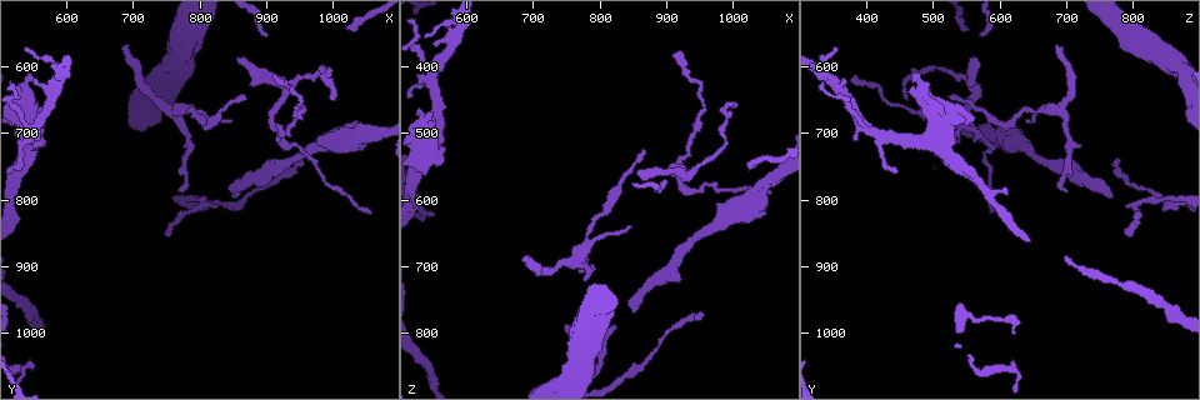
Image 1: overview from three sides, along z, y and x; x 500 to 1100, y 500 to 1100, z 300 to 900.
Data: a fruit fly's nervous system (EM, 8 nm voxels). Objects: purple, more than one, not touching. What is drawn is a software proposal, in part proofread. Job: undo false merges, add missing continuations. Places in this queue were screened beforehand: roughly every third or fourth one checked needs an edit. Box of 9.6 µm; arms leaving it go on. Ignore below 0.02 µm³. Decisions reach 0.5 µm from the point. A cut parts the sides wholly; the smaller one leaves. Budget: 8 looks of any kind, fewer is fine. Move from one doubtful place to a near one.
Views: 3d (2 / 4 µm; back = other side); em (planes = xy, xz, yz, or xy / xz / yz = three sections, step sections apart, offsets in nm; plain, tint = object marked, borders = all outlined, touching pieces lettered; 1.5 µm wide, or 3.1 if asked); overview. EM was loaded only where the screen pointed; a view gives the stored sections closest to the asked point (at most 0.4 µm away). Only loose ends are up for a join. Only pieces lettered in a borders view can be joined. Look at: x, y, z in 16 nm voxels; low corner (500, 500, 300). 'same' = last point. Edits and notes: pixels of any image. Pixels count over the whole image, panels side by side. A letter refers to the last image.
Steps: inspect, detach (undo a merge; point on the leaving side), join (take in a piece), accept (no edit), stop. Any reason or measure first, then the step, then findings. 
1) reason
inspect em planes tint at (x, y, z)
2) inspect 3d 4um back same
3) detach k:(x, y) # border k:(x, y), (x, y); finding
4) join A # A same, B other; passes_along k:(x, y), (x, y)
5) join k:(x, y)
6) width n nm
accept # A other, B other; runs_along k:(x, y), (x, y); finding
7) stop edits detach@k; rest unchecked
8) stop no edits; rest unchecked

an open end
inspect 3d 4um at (690, 565, 685)

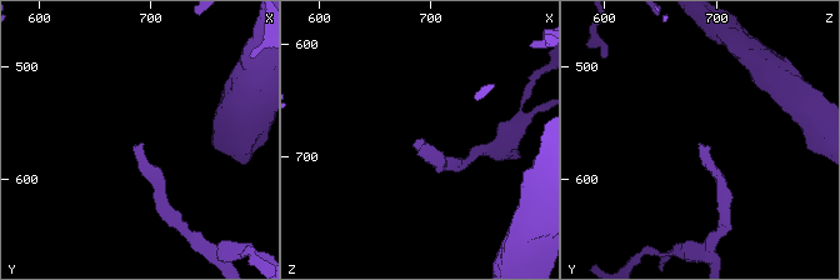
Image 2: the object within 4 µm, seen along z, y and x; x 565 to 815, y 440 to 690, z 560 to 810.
inspect em planes tint at (690, 568, 686)

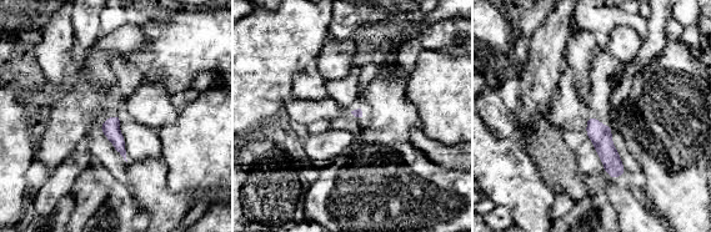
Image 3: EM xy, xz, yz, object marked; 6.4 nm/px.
inspect em planes borders same

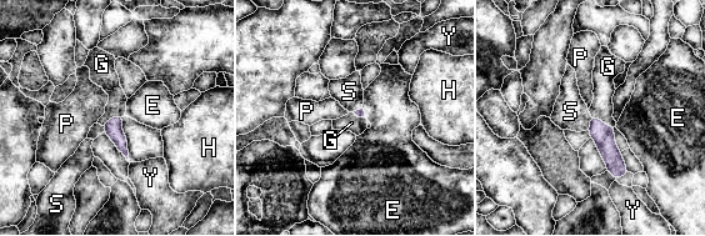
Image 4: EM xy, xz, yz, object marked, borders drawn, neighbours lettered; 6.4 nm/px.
join G # E other, G same, H other, P other, S other, Y other; passes_along 4:(604, 137), (604, 122), (604, 88); the cell continues

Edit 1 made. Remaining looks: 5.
tapers out
inspect em planes borders at (910, 610, 390)

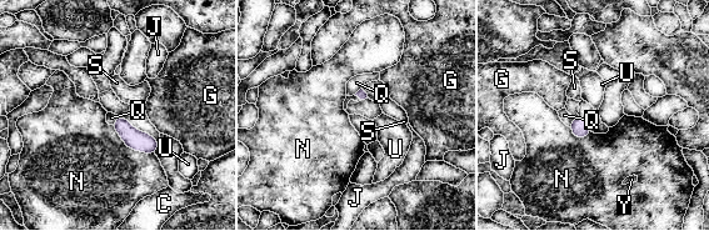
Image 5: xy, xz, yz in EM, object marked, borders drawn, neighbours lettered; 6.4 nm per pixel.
accept # C other, G other, J other, N other, Q other, S other, U other, Y other; border 5:(574, 117), (569, 126); no lettered piece goes on from it

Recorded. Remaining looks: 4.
redraw
inspect overview

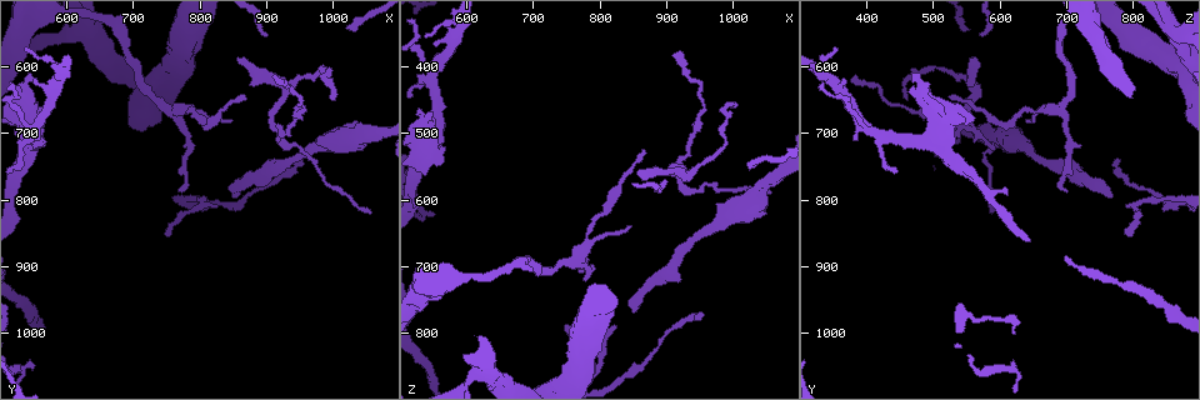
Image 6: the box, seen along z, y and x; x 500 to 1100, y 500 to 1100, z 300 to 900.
tapers out
inspect em planes borders at (1000, 645, 460)

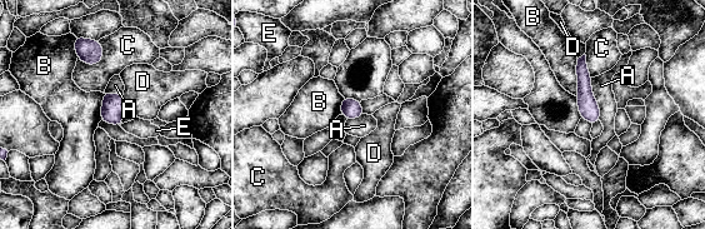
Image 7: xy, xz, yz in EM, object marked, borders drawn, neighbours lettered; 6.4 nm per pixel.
accept # A other, B other, C other, D other, E other; no lettered piece goes on from it

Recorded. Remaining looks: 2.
stop edits join@4; rest unchecked

